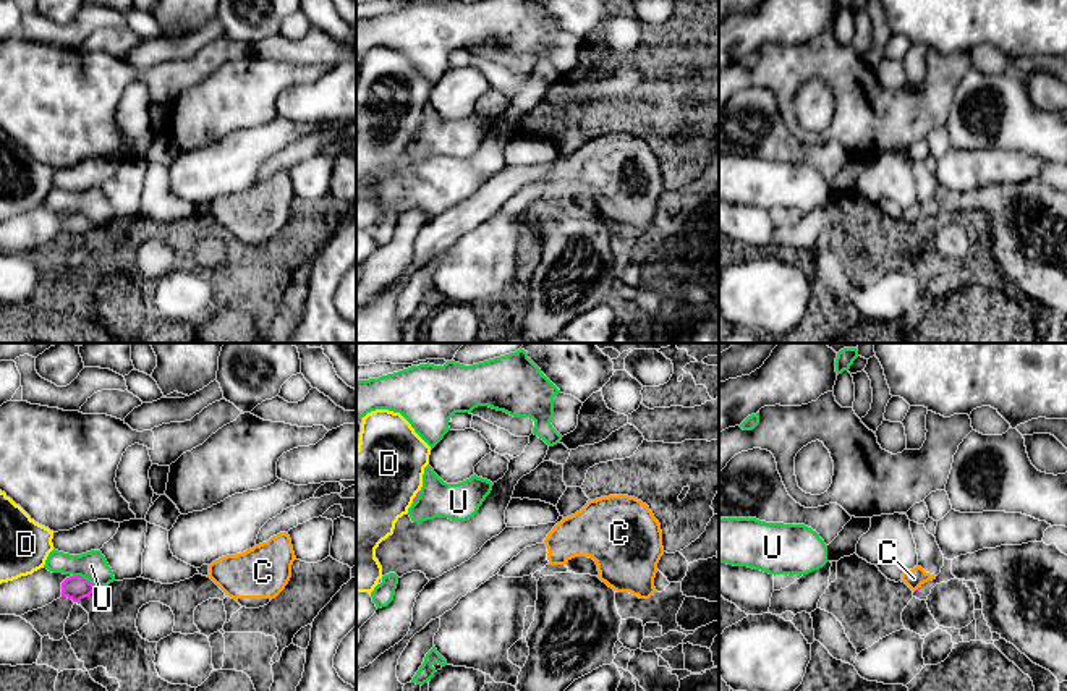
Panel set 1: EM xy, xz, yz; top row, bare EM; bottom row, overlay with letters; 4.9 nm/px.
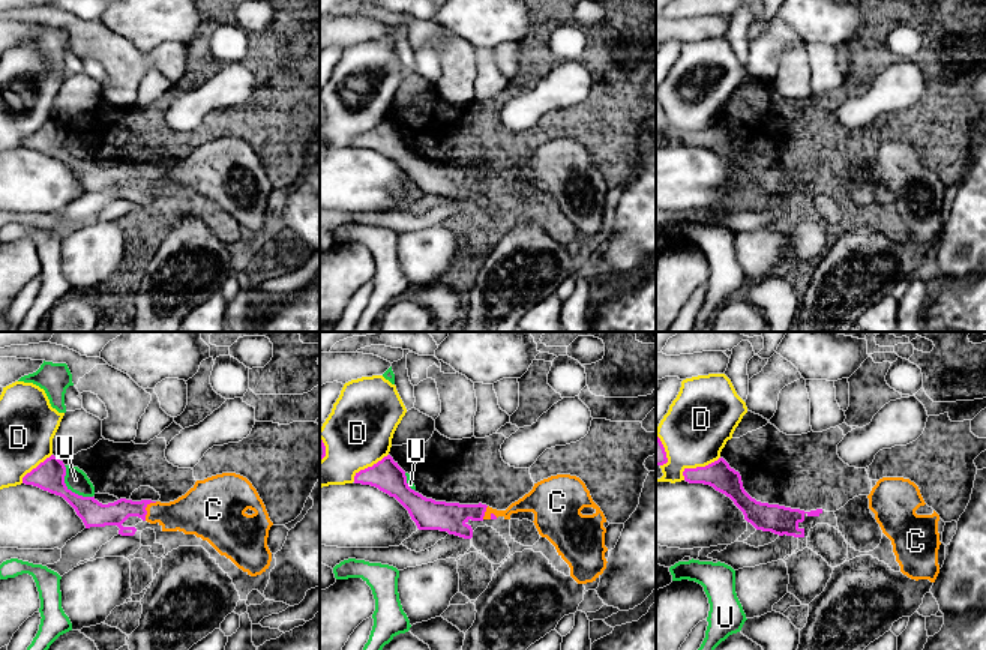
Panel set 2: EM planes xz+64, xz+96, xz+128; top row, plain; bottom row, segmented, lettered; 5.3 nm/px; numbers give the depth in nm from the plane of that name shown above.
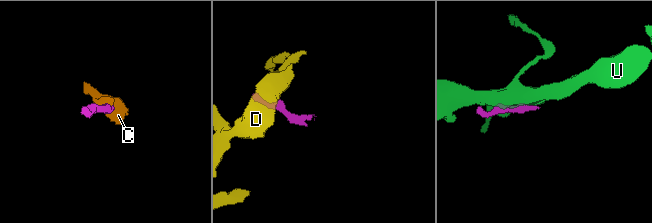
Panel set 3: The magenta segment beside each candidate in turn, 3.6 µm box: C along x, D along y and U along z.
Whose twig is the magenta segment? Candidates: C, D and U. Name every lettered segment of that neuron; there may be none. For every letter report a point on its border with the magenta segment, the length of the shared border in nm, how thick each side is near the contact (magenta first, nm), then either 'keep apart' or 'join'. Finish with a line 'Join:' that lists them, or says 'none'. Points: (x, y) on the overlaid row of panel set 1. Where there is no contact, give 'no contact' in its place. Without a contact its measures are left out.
C: meets magenta in yz at (918, 588); contact 40 nm long; 20 nm thick on the magenta side, 100 nm on the other; join
D: meets magenta in xz at (416, 495); contact 80 nm long; 20 nm thick on the magenta side, 420 nm on the other; keep apart
U: meets magenta in xy at (83, 578); contact 140 nm long; 120 nm thick on the magenta side, 140 nm on the other; keep apart
Join: C

